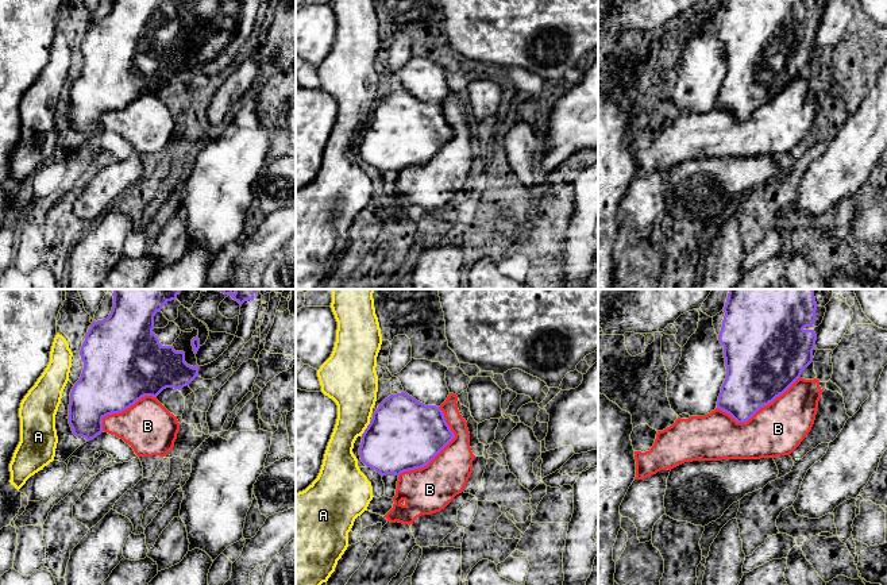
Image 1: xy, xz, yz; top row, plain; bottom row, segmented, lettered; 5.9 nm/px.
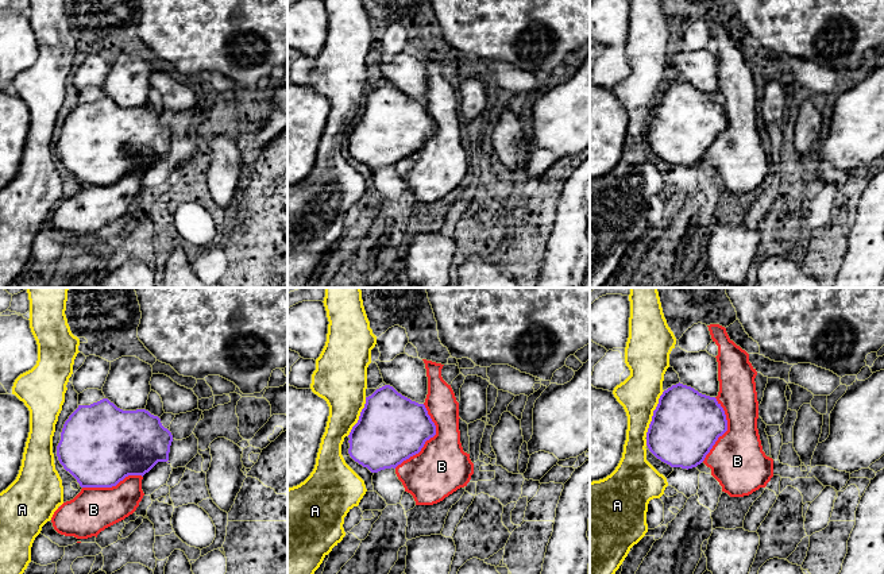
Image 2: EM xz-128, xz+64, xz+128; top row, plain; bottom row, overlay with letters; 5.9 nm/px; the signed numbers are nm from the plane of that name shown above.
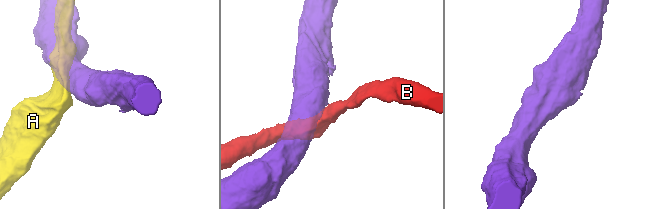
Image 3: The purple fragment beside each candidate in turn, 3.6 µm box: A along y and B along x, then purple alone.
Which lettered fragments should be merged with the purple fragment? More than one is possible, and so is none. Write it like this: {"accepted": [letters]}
{"accepted": []}

